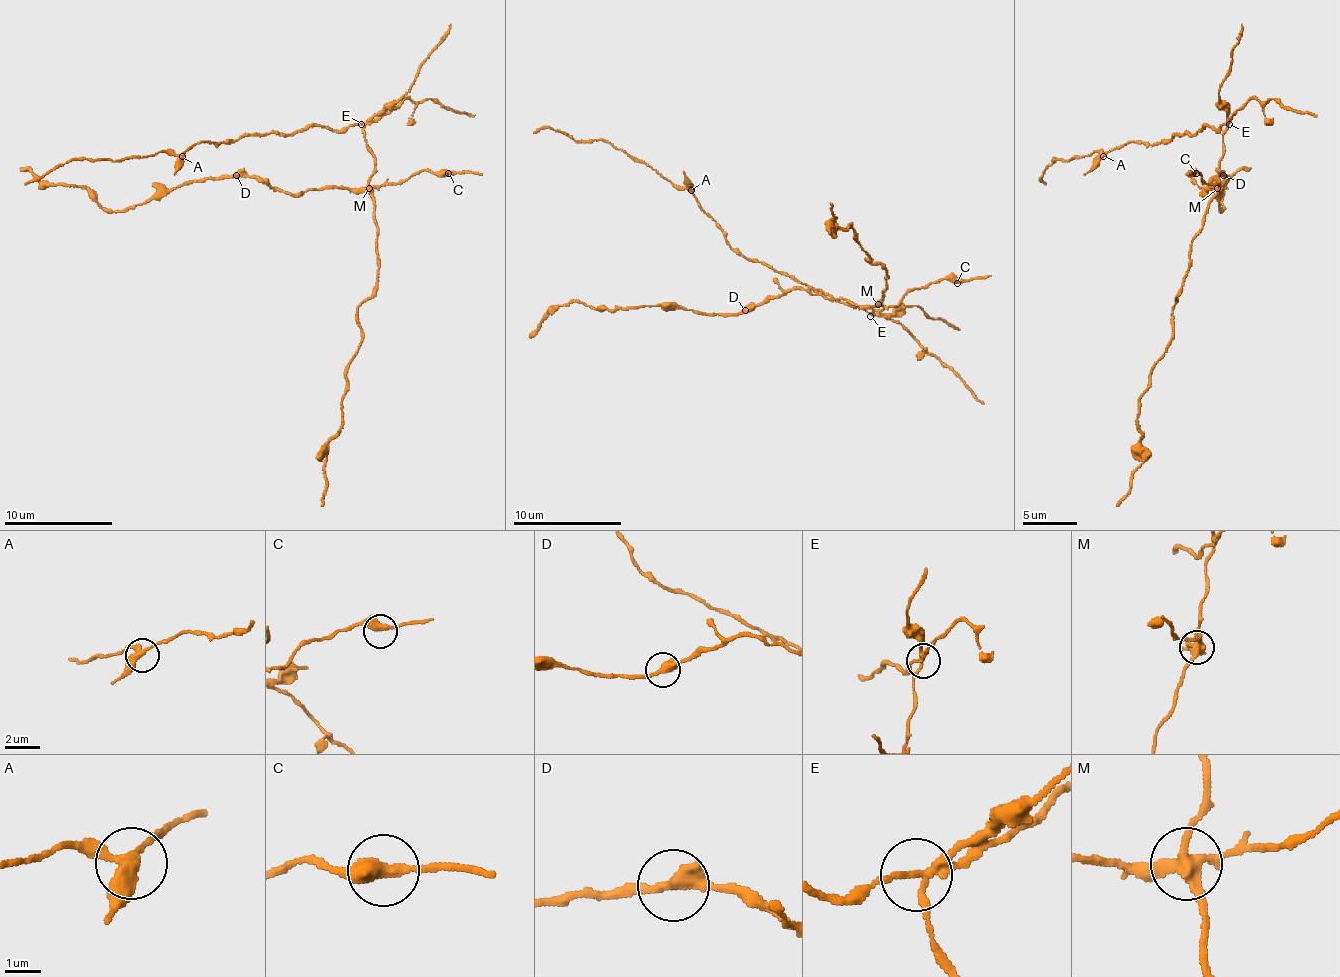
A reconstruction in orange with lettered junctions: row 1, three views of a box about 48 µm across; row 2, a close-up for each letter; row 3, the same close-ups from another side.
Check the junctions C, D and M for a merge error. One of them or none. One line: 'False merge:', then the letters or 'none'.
False merge: M

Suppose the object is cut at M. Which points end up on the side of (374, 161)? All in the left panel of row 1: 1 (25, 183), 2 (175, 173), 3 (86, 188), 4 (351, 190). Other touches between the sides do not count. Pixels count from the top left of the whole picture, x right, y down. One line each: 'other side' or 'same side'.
1: same side
2: same side
3: other side
4: other side

